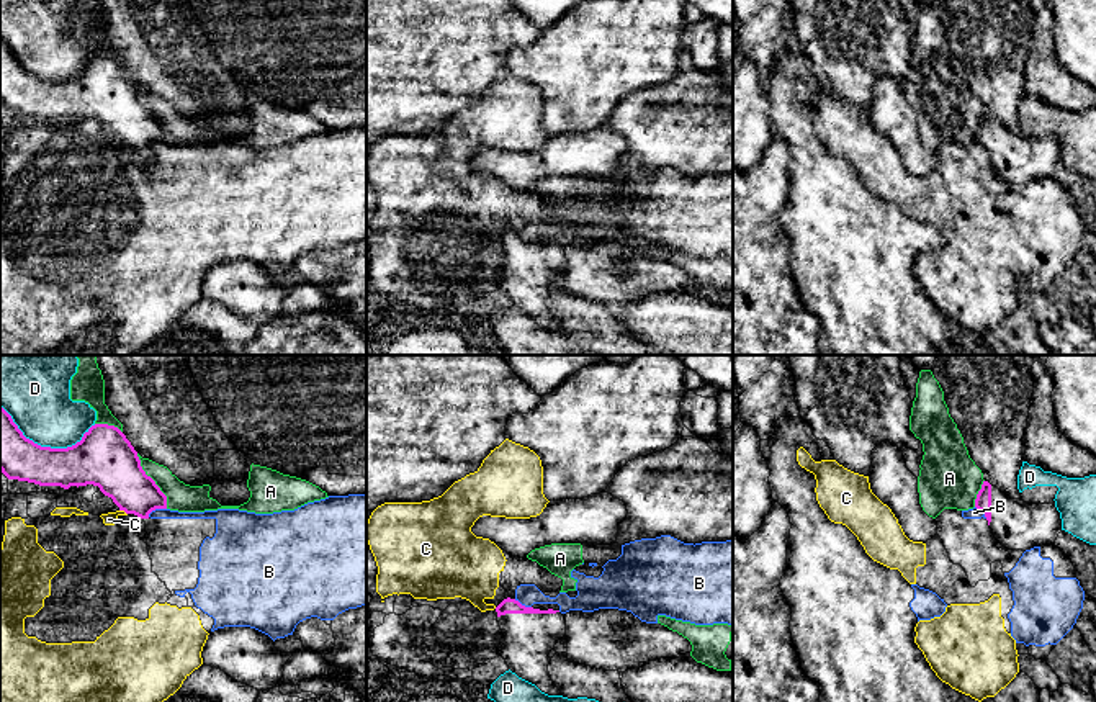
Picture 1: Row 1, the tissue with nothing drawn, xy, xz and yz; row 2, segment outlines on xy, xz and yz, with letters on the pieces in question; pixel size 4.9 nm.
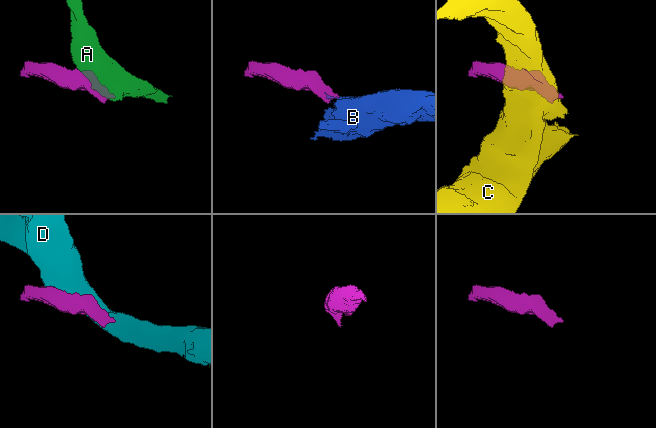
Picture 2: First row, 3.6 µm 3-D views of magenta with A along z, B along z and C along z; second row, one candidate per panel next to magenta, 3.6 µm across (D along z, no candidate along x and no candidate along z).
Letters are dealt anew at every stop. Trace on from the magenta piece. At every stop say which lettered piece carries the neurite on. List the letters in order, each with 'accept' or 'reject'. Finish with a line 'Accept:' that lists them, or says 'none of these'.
A: reject
B: reject
C: reject
D: reject
Accept: none of these

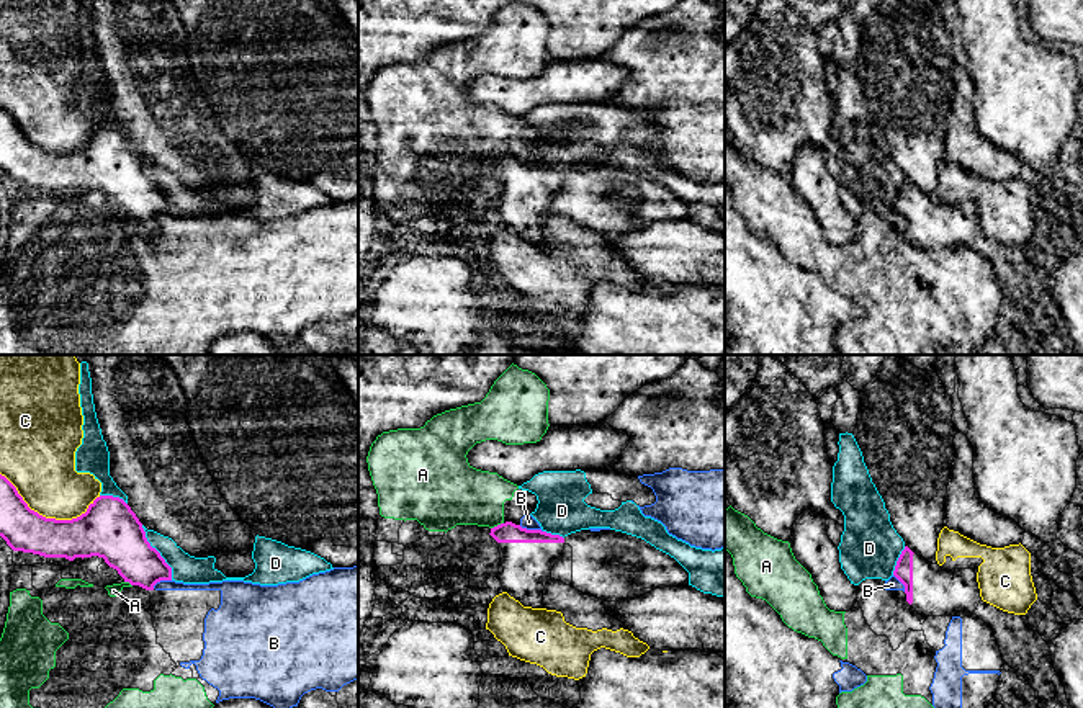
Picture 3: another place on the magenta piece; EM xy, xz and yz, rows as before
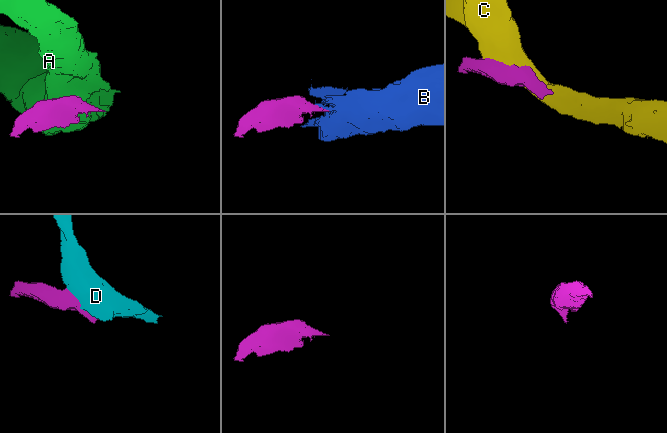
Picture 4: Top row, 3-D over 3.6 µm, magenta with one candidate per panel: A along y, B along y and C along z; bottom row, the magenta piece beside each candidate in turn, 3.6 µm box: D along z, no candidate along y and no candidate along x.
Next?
A: reject
B: reject
C: reject
D: reject
Accept: none of these

